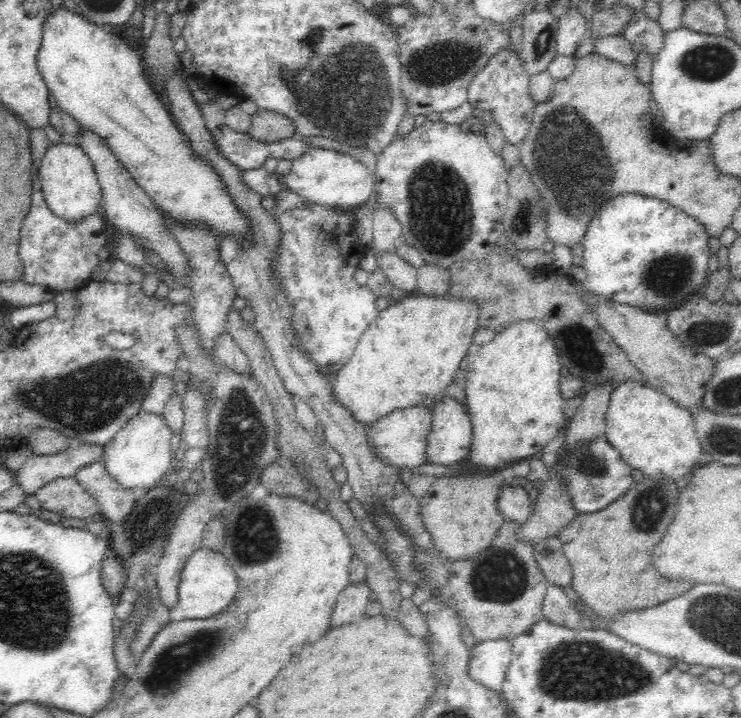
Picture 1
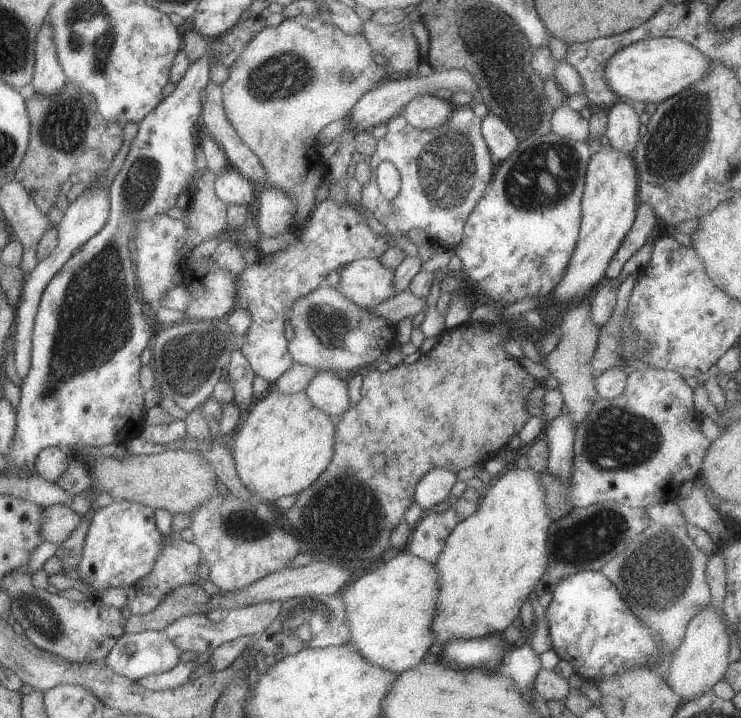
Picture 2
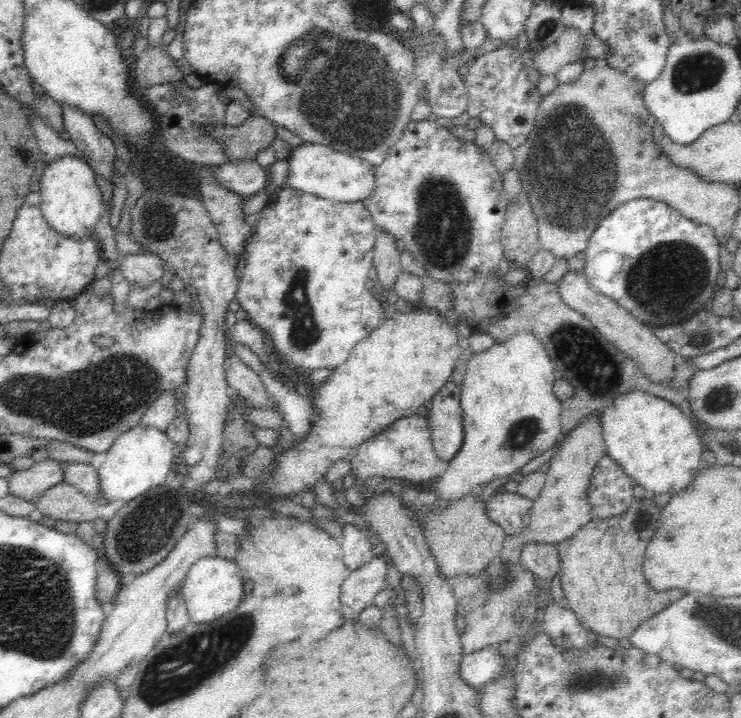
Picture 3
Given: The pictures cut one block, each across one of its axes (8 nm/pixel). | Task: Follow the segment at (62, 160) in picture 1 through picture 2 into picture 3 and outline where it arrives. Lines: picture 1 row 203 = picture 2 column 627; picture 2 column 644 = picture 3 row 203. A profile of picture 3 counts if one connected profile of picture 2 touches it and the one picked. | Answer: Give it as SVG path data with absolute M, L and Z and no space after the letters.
M66 156L47 164L39 183L39 193L43 220L56 233L70 239L94 236L94 229L105 212L105 207L96 183L95 171L88 162Z

